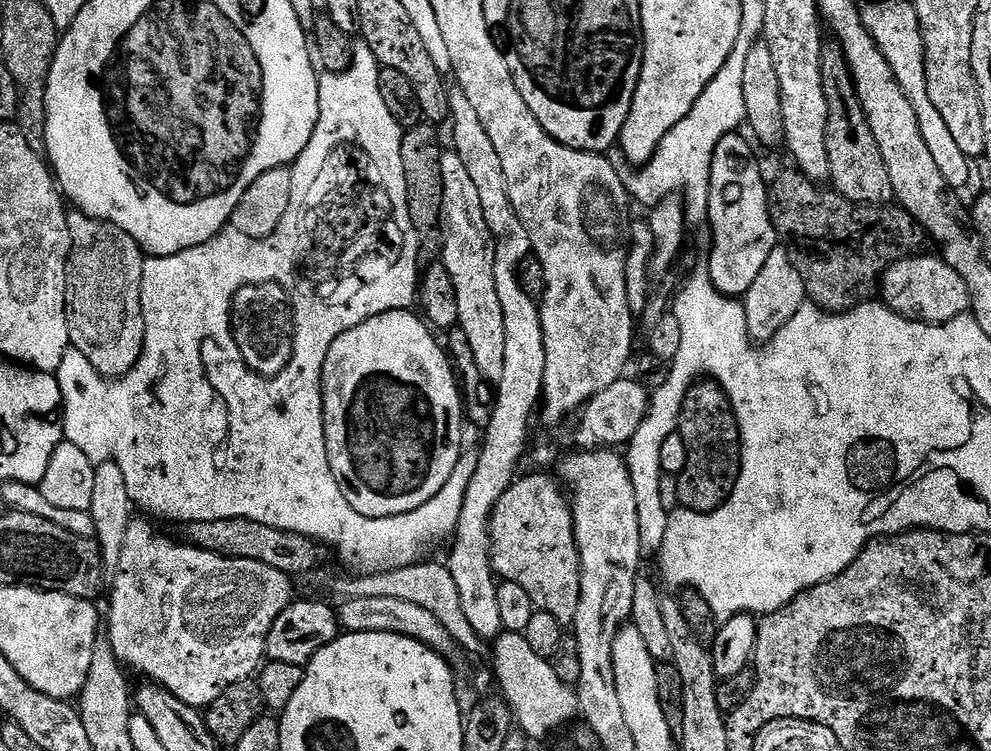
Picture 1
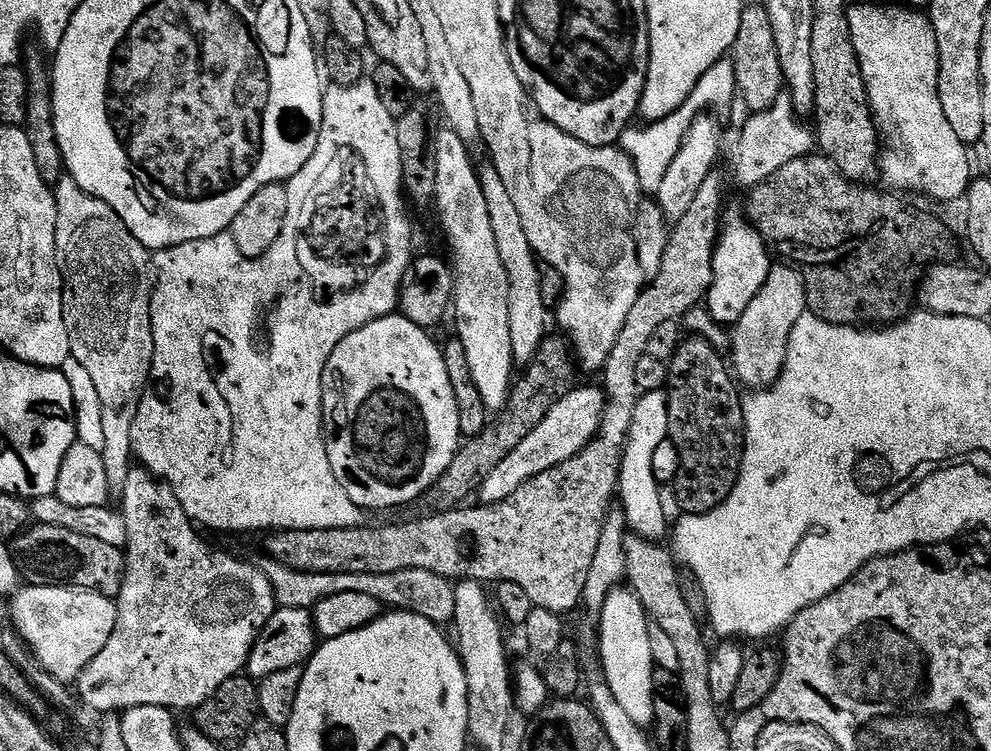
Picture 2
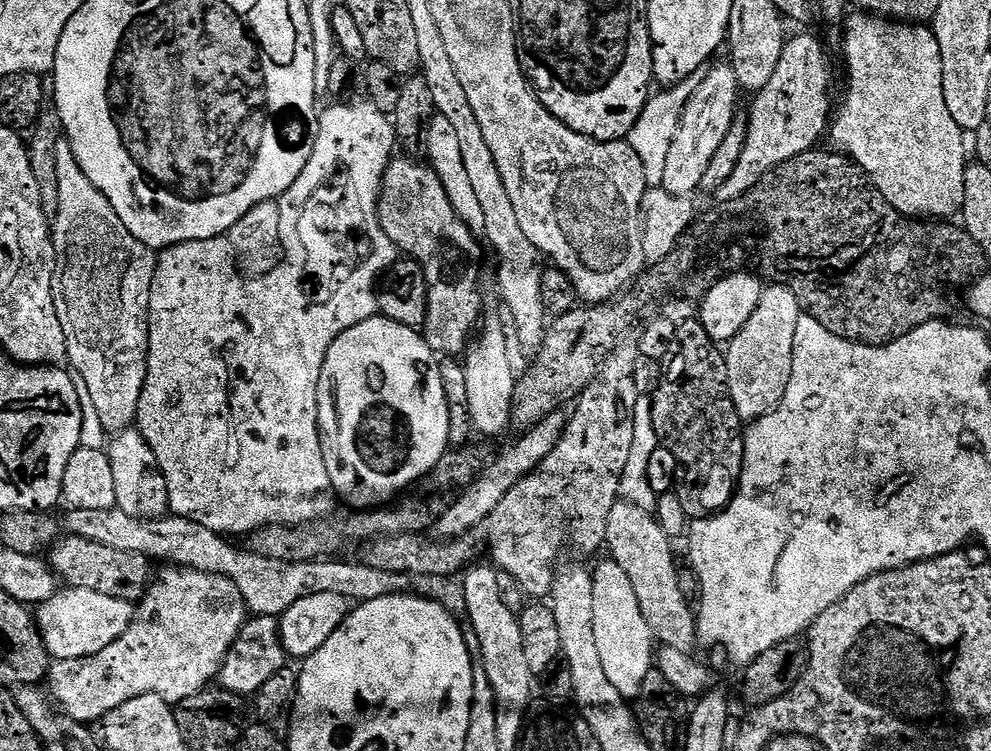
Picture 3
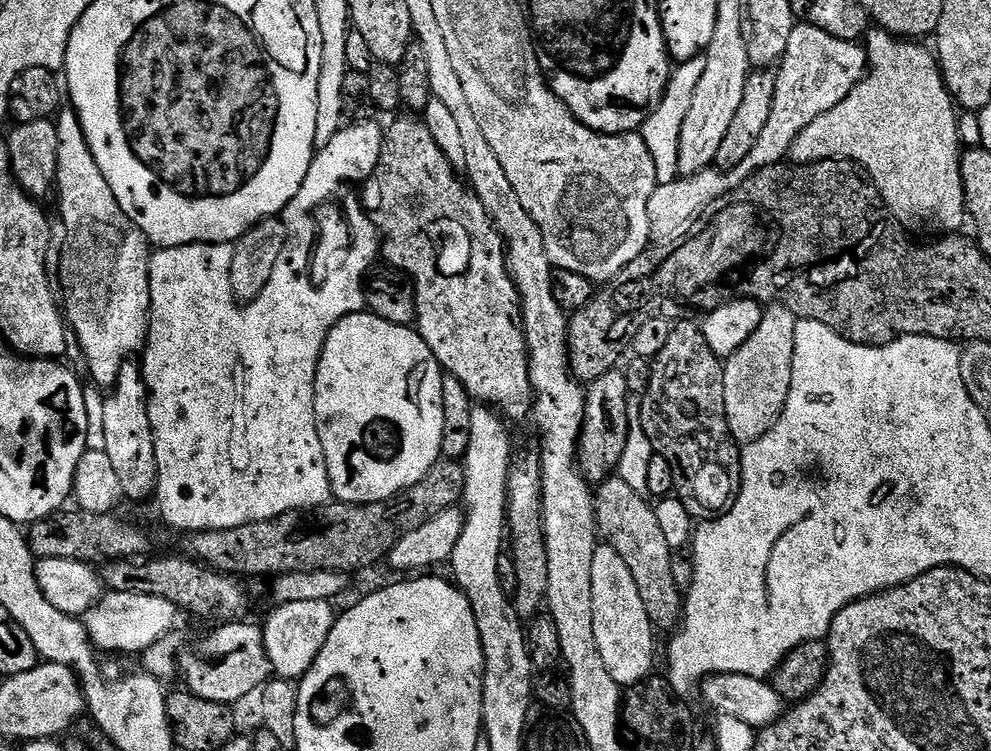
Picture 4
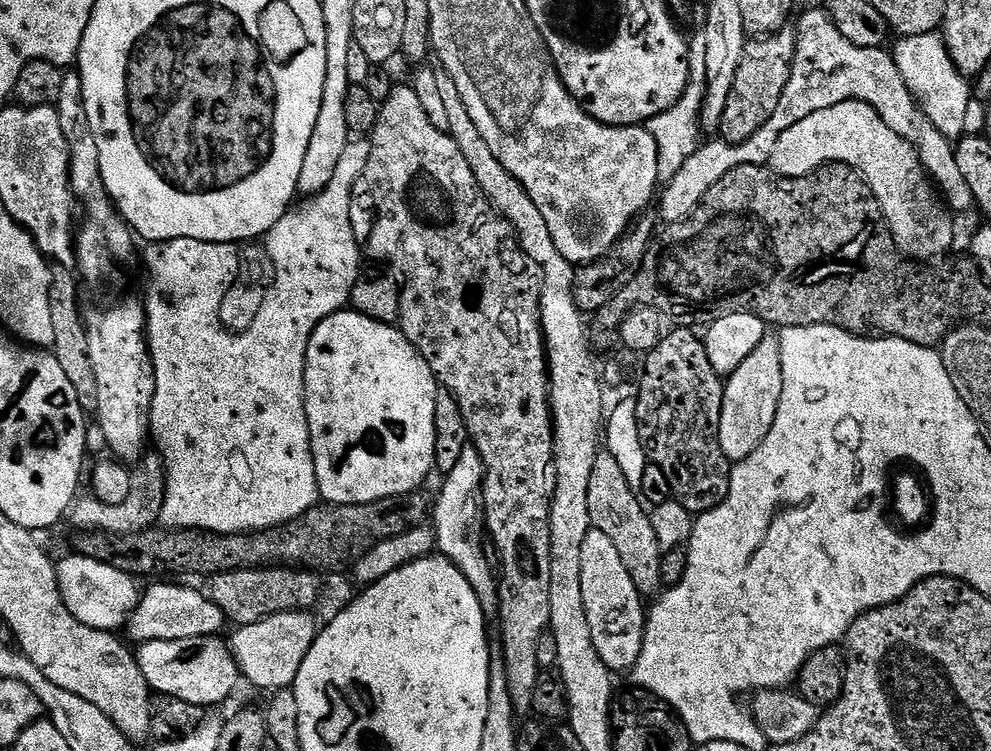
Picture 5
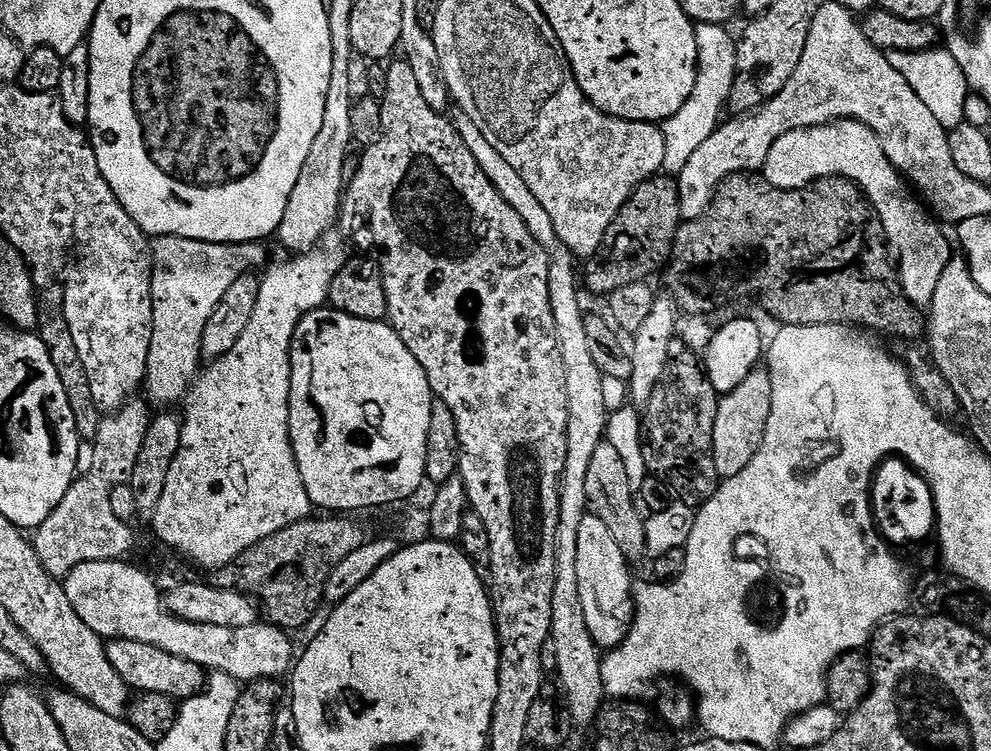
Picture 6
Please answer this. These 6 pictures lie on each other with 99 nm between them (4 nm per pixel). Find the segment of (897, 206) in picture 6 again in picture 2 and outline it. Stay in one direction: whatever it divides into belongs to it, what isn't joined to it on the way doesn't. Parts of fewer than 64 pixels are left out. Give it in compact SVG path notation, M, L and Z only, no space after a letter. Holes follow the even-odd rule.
M852 4L848 9L848 21L850 22L850 38L854 42L854 50L856 57L860 63L862 70L862 78L864 85L868 91L868 106L872 110L873 117L881 129L884 128L892 135L893 148L883 153L878 160L878 172L884 180L892 188L901 188L904 192L921 192L924 196L929 196L932 200L960 200L965 199L968 191L968 185L974 179L972 173L972 164L968 161L969 145L963 144L958 138L958 134L954 134L950 121L946 118L946 114L942 111L942 98L938 98L938 70L940 69L940 59L938 58L938 40L934 34L934 26L931 19L923 11L917 10L911 6L899 8L896 4Z

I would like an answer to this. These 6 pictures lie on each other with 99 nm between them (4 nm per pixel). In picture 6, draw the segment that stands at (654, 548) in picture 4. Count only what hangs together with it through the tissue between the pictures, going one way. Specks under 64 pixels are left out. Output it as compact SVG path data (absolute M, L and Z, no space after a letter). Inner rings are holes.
M607 442L600 444L598 450L594 450L590 471L586 473L586 498L589 513L602 518L614 538L614 543L622 549L622 554L628 561L636 562L648 556L645 517L640 516L637 493L630 490L630 478L626 478L626 465L622 463L618 450L614 450L614 446Z

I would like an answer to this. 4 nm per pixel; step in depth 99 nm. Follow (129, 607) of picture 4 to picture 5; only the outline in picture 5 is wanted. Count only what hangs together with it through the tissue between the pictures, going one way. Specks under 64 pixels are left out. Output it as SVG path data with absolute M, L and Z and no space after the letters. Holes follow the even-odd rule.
M152 582L149 584L152 585L143 589L140 605L132 611L132 615L128 618L126 633L128 632L129 637L127 636L127 639L129 641L185 640L186 638L198 638L199 636L219 637L221 635L220 631L226 627L222 610L218 610L218 606L214 606L210 602L210 598L203 596L199 589L189 588L178 582Z

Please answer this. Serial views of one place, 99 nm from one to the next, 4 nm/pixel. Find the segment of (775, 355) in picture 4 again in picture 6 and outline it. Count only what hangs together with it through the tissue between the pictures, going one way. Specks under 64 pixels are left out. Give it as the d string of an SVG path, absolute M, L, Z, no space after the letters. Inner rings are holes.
M767 370L752 372L737 389L720 396L718 418L714 418L714 466L718 466L718 474L724 480L742 474L750 466L750 458L758 454L766 434L766 422L770 422L771 405L772 383Z

